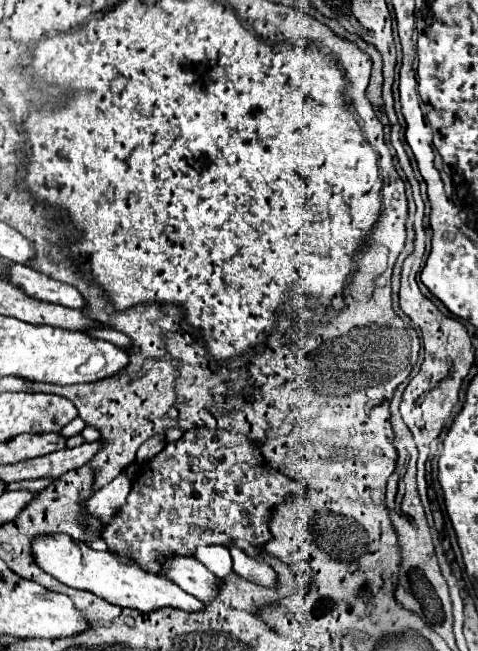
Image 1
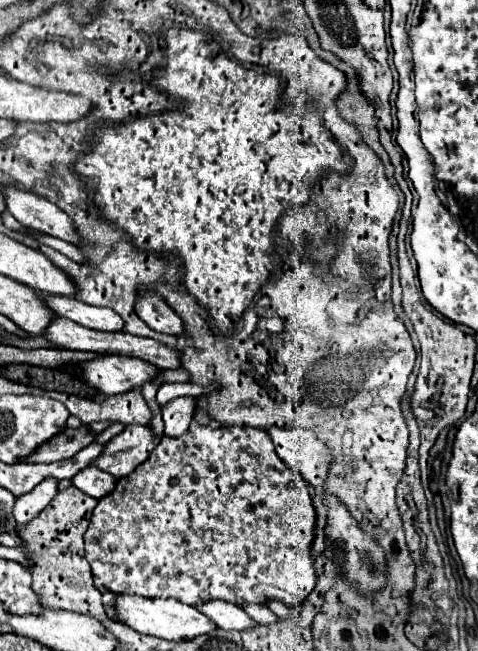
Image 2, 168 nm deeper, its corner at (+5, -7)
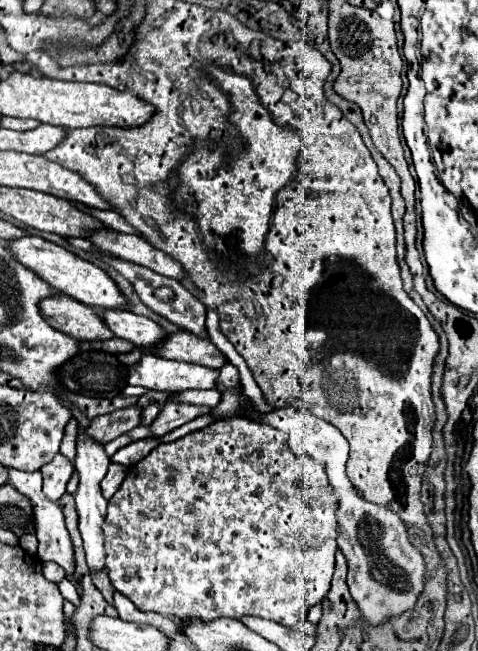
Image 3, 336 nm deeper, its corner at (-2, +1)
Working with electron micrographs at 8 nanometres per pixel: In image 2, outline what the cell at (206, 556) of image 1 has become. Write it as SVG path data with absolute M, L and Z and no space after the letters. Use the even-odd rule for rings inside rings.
M241 602L241 608L243 608L253 620L257 620L257 622L261 622L261 624L269 624L269 622L273 622L273 618L275 618L275 614L273 614L267 606L263 606L263 604Z

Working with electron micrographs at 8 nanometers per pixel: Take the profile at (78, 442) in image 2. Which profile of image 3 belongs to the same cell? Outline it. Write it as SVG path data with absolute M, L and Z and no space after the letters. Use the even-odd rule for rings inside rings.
M128 406L128 408L116 410L108 416L94 418L86 432L94 440L106 444L106 442L110 442L122 434L128 434L132 428L140 426L140 420L142 420L142 408L140 406Z

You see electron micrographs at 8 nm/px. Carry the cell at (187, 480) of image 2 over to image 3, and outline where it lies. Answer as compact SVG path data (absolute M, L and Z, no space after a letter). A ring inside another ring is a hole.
M246 416L216 420L212 426L192 432L180 440L160 442L146 458L128 468L122 486L108 502L108 516L104 520L108 576L114 588L122 592L128 600L132 600L138 610L174 616L180 624L186 624L192 618L210 622L222 616L236 620L240 620L242 616L258 616L292 628L294 624L302 622L308 608L320 604L330 590L330 580L334 574L334 554L338 550L336 506L338 502L328 482L324 464L310 456L298 456L288 450L288 446L284 446L284 434L280 434L276 428L262 422L254 422Z

